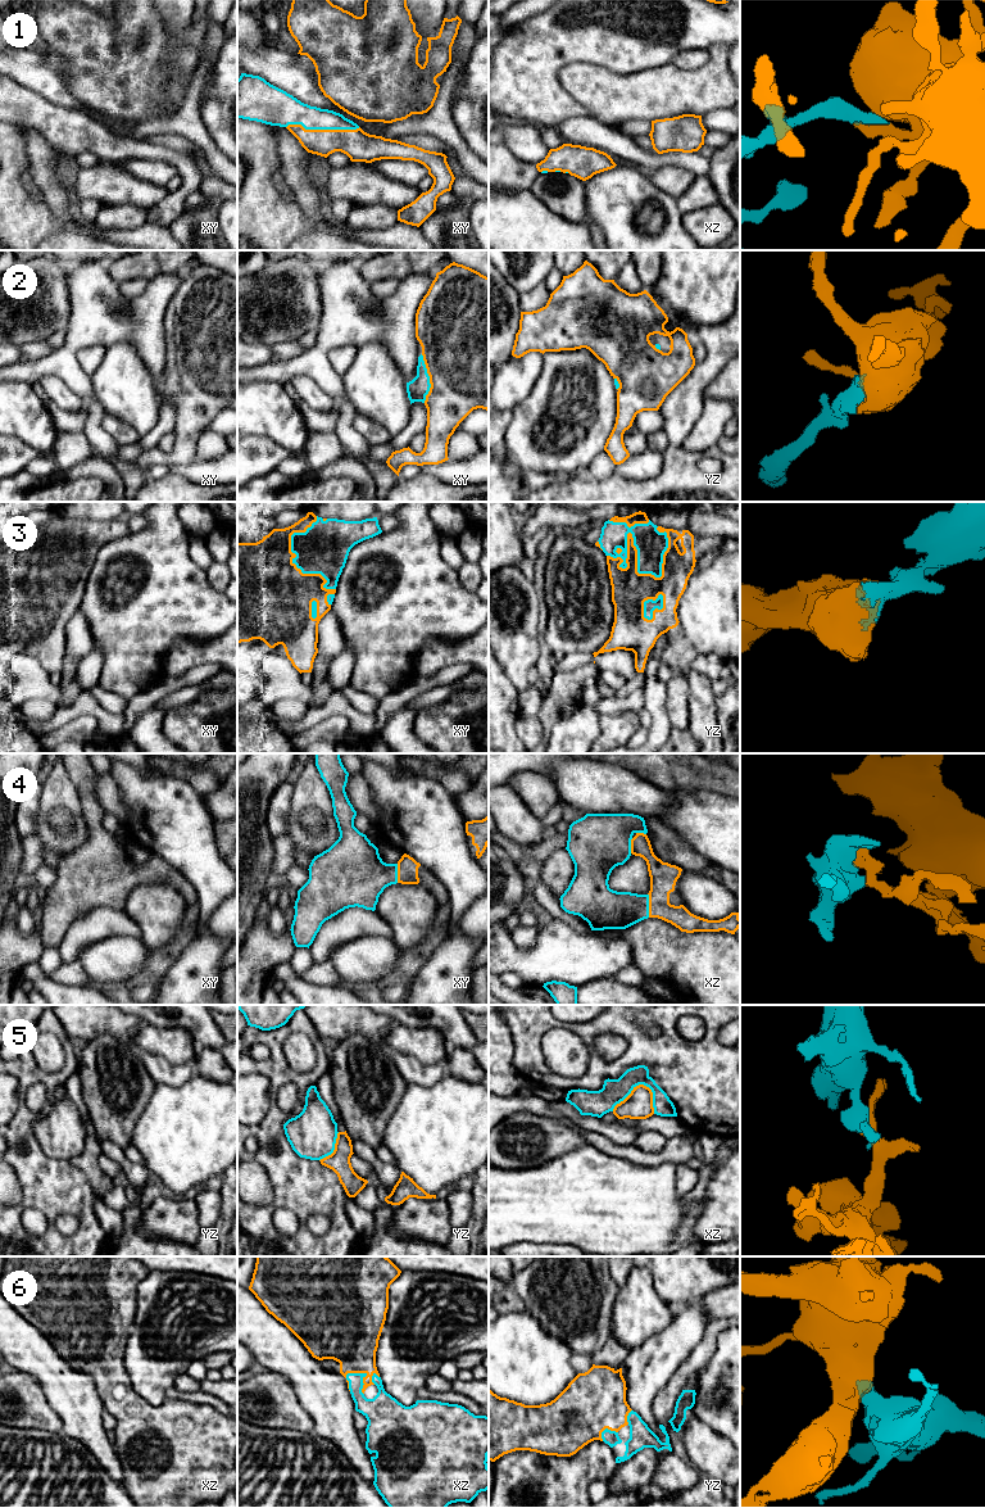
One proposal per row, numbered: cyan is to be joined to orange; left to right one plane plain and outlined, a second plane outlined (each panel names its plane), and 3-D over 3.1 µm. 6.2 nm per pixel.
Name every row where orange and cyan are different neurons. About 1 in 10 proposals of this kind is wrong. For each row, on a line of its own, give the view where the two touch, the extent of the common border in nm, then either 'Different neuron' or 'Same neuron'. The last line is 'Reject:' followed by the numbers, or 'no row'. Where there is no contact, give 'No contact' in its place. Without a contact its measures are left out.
1: Touches orange in xy. Shared border 460 nm. Same neuron
2: Touches orange in xy. Shared border 300 nm. Same neuron
3: Touches orange in yz. Shared border 400 nm. Same neuron
4: Touches orange in xz. Shared border 150 nm. Same neuron
5: Touches orange in xz. Shared border 280 nm. Different neuron
6: Touches orange in xz. Shared border 170 nm. Same neuron
Reject: 5

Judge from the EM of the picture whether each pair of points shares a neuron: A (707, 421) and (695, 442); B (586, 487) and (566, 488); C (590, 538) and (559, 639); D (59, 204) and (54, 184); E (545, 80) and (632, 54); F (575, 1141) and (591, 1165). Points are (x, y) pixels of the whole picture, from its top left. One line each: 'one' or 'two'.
A: one
B: one
C: two
D: one
E: one
F: two

